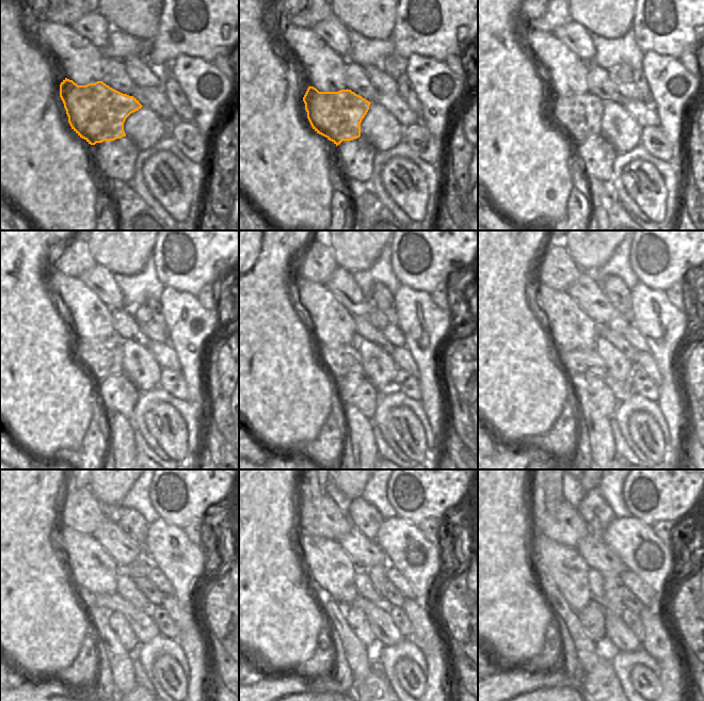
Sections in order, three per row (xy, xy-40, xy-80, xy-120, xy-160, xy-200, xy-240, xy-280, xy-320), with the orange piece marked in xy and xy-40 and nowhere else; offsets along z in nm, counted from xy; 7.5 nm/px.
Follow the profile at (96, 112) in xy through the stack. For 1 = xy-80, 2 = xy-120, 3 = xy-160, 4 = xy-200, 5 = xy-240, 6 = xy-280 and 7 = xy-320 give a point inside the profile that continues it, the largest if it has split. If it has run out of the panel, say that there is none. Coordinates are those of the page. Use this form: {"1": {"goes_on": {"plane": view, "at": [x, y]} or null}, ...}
{"1": {"goes_on": {"plane": "xy-80", "at": [579, 116]}}, "2": {"goes_on": {"plane": "xy-120", "at": [102, 356]}}, "3": {"goes_on": {"plane": "xy-160", "at": [339, 361]}}, "4": {"goes_on": {"plane": "xy-200", "at": [573, 361]}}, "5": {"goes_on": {"plane": "xy-240", "at": [144, 627]}}, "6": {"goes_on": {"plane": "xy-280", "at": [386, 634]}}, "7": {"goes_on": {"plane": "xy-320", "at": [617, 631]}}}

